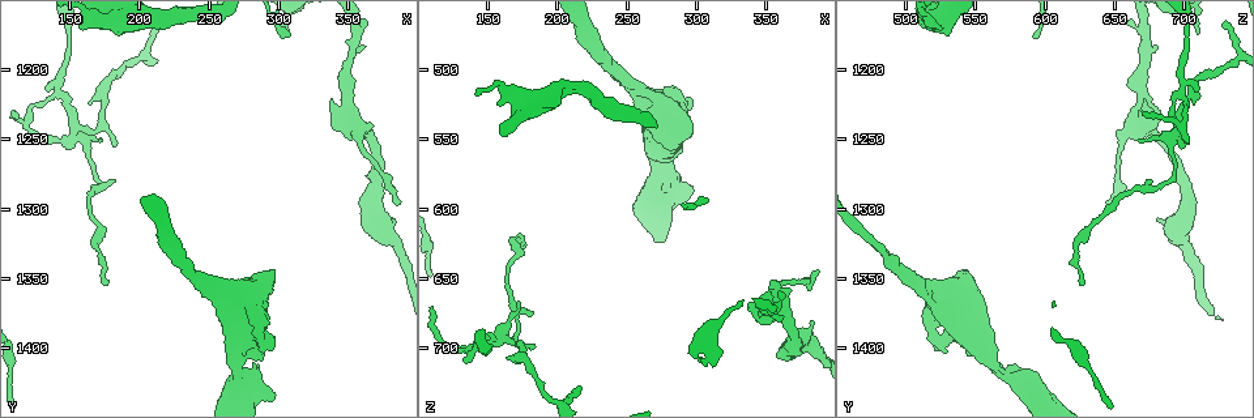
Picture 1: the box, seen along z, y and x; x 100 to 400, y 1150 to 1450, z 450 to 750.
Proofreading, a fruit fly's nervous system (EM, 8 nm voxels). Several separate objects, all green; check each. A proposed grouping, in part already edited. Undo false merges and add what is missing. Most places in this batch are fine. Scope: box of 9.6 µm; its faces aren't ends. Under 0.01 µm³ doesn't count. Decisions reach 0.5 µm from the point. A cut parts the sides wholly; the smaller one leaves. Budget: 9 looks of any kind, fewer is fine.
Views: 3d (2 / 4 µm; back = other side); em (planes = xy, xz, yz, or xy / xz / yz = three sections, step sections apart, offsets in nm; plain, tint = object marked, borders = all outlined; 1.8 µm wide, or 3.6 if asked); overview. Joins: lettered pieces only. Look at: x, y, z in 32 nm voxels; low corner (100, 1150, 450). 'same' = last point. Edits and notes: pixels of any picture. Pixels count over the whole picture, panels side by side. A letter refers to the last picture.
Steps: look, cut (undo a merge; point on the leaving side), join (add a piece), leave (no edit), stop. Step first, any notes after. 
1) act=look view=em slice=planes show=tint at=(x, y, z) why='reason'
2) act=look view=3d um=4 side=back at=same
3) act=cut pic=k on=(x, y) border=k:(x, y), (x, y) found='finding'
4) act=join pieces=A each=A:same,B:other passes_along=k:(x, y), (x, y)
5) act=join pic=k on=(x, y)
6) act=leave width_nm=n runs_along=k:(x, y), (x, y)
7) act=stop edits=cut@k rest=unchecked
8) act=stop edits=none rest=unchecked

act=look view=em slice=xz step=8 show=borders at=(284, 1412, 568) why='free end'

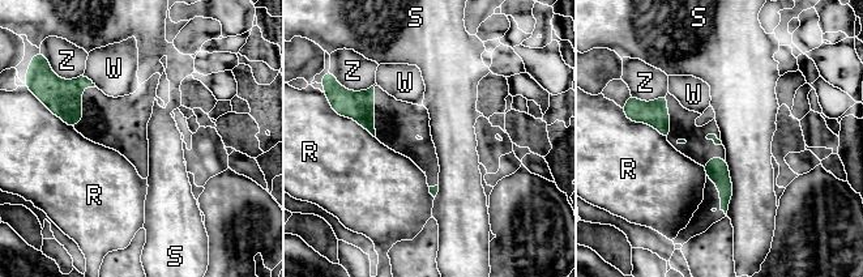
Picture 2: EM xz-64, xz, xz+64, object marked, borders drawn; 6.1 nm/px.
act=look view=em slice=xy step=16 show=borders at=same why='another direction'

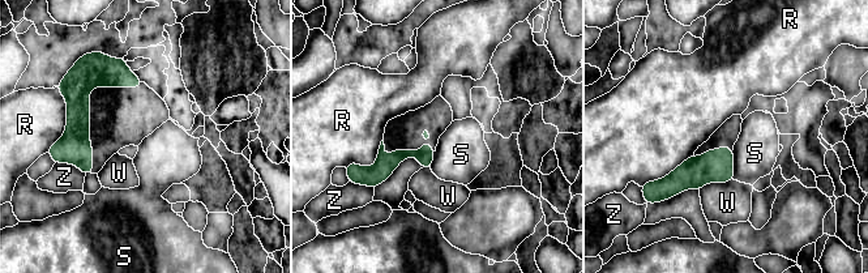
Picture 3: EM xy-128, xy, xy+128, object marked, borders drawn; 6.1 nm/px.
act=leave longest_contact=R:260nm each=R:other,S:other,W:other,Z:other border=3:(732, 149), (732, 176), (735, 179) found='none of them fits'

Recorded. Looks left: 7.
act=look view=em slice=planes show=borders at=(160, 1246, 692) why='looks like a crossing'

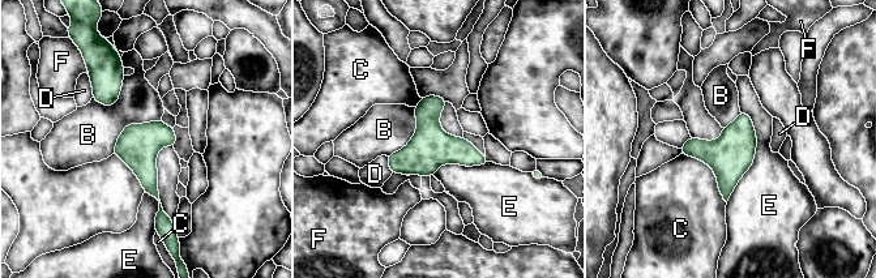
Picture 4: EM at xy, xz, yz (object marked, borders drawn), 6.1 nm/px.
act=leave width_nm=260 longest_contact=E:550nm each=B:other,C:other,D:other,E:other,F:other found='one cell here'

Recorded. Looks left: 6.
act=look view=em slice=planes show=tint at=(306, 1172, 712) why='branch stops here'

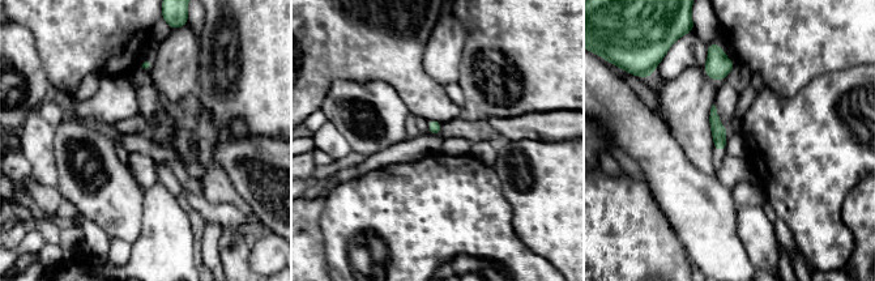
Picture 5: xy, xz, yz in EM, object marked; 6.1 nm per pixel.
act=look view=em slice=planes show=borders at=same why='see the neighbours'

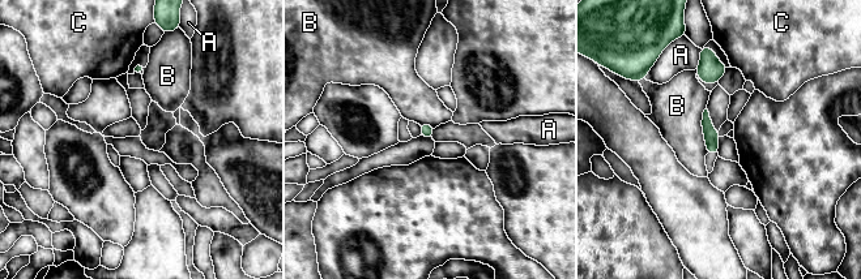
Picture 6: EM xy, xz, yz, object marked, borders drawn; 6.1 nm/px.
act=leave each=A:other,B:other,C:other border=6:(706, 107), (702, 133), (707, 153) found='no lettered piece goes on from it'

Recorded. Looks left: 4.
act=look view=3d um=4 at=(274, 1364, 524) why='abrupt turn'

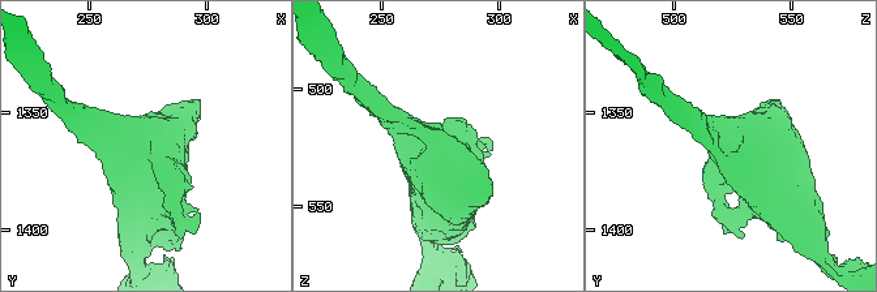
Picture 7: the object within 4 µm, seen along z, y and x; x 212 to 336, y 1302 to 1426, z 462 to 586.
act=look view=em um=3.6 slice=planes show=tint at=(271, 1366, 522) why='now the EM'

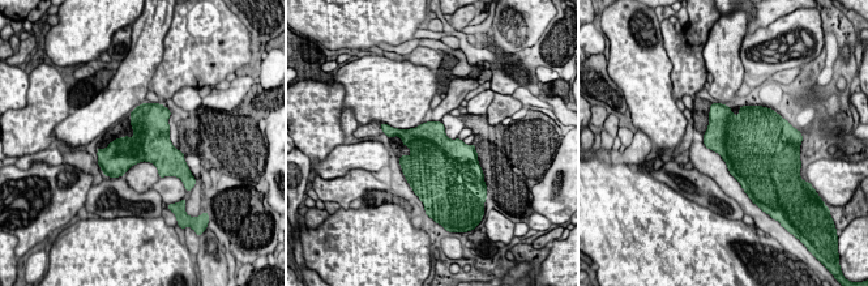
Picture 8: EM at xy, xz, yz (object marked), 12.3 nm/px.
act=look view=em um=3.6 slice=planes show=borders at=same

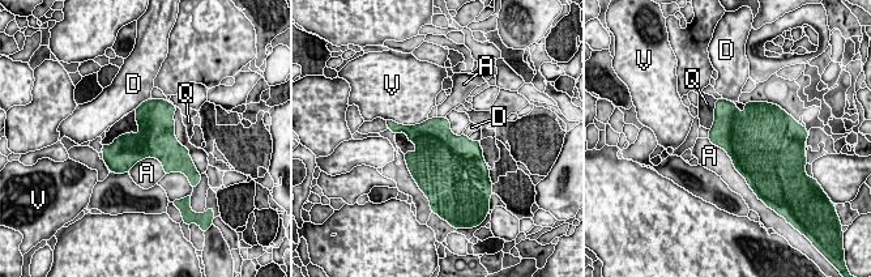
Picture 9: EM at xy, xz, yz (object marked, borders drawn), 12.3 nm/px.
act=leave width_nm=480 each=A:other,D:other,Q:other,V:other border=9:(708, 139), (746, 180) found='continuous, no second cell'

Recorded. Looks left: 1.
act=stop edits=none rest=unchecked

